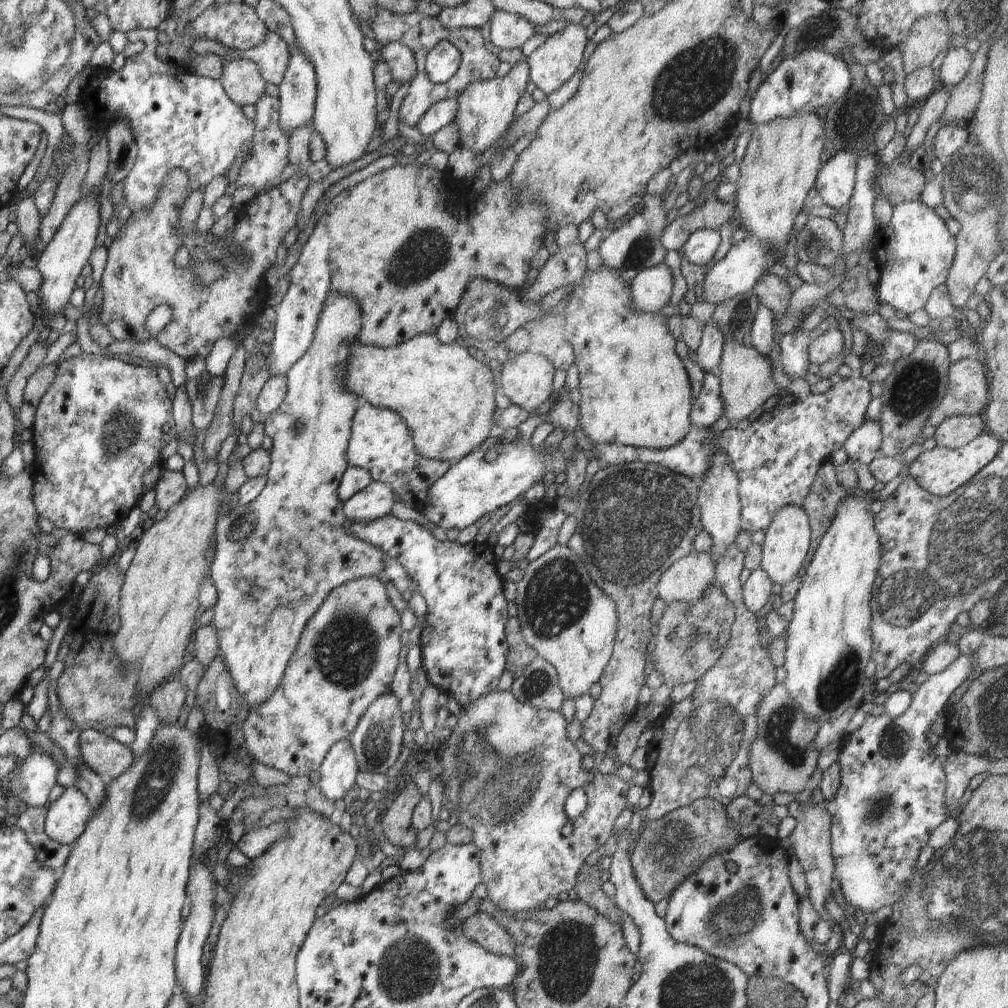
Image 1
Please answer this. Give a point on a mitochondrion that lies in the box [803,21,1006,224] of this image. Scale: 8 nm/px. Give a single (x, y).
(971, 178)

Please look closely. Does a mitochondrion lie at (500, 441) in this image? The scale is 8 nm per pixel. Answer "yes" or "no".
no

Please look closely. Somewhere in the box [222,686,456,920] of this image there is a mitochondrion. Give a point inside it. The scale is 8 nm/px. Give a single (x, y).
(376, 742)

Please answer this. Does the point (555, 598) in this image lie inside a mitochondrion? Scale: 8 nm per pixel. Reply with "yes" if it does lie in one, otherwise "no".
yes

